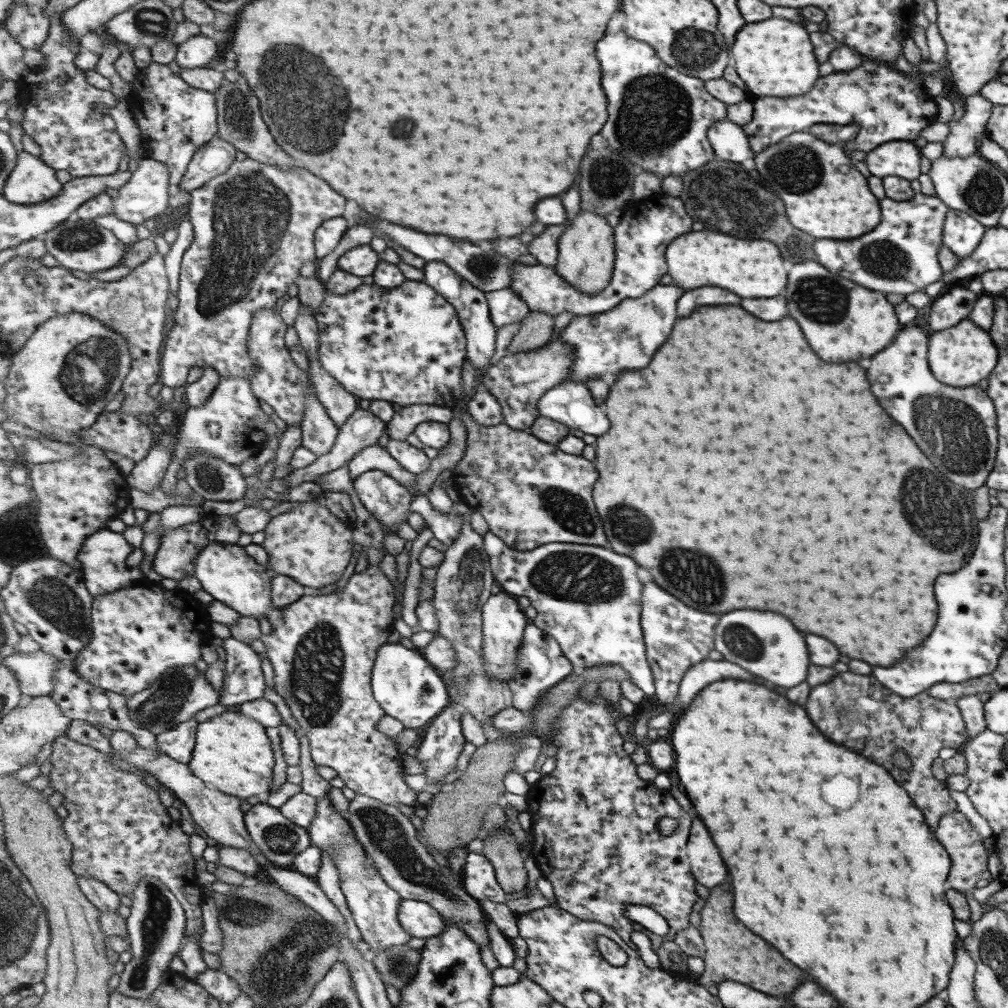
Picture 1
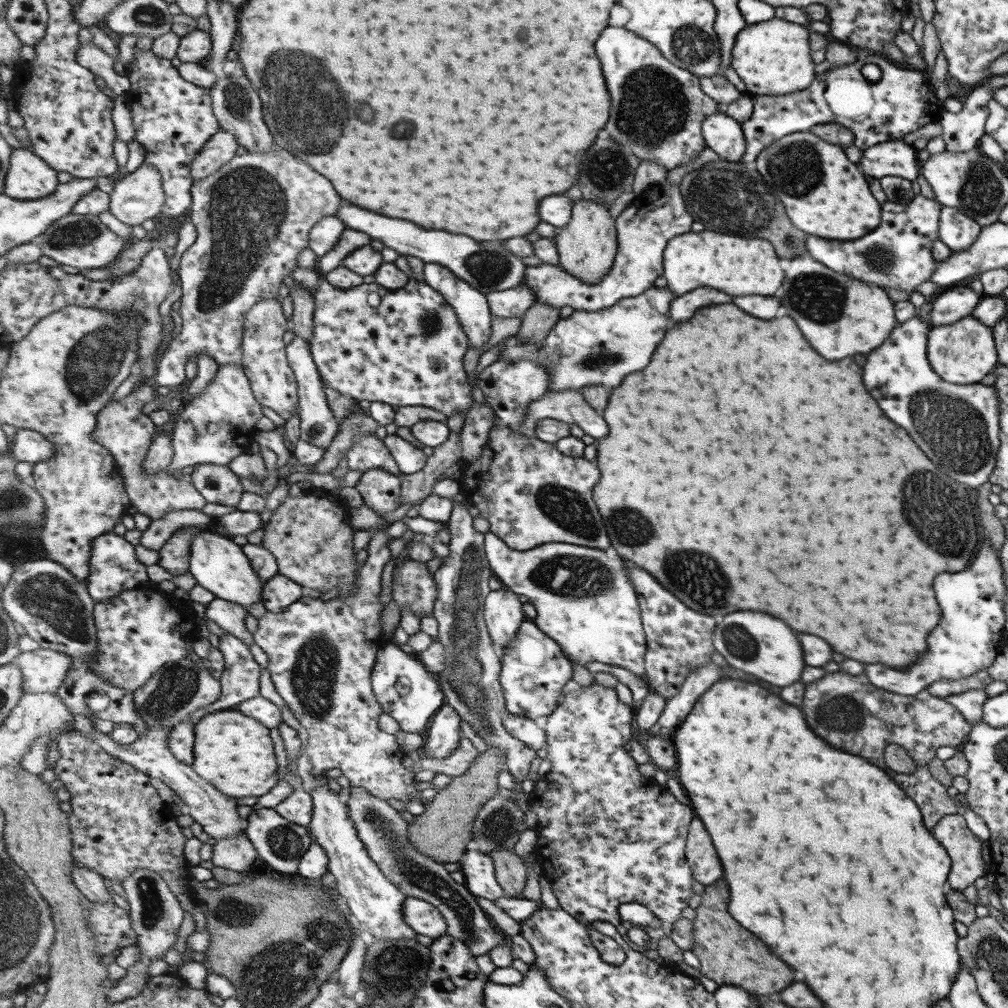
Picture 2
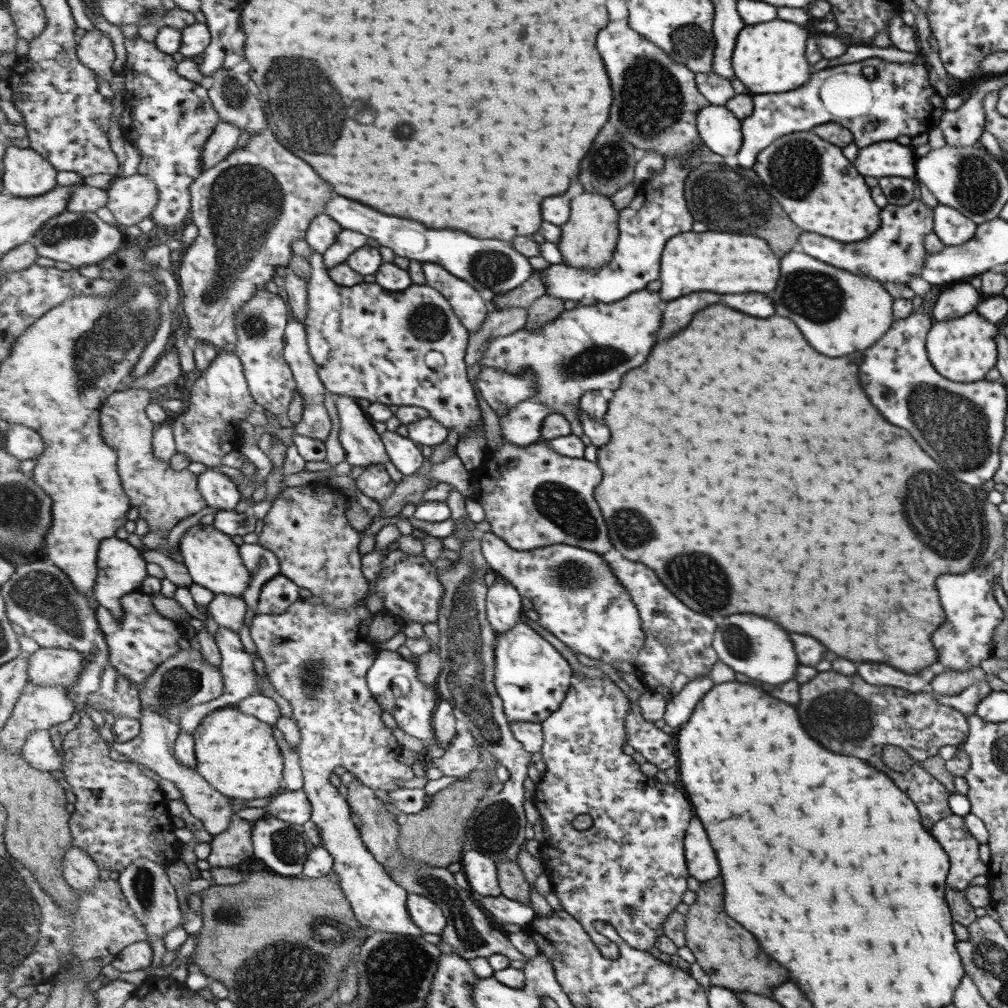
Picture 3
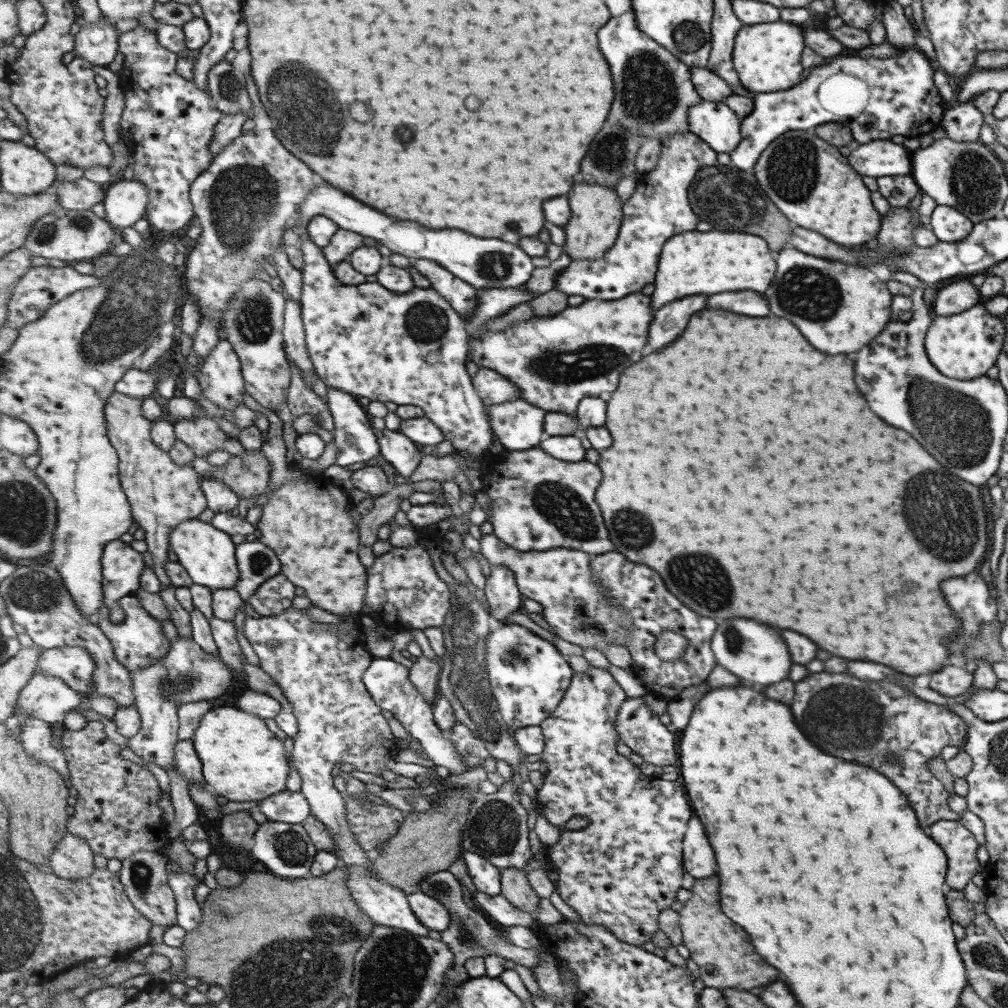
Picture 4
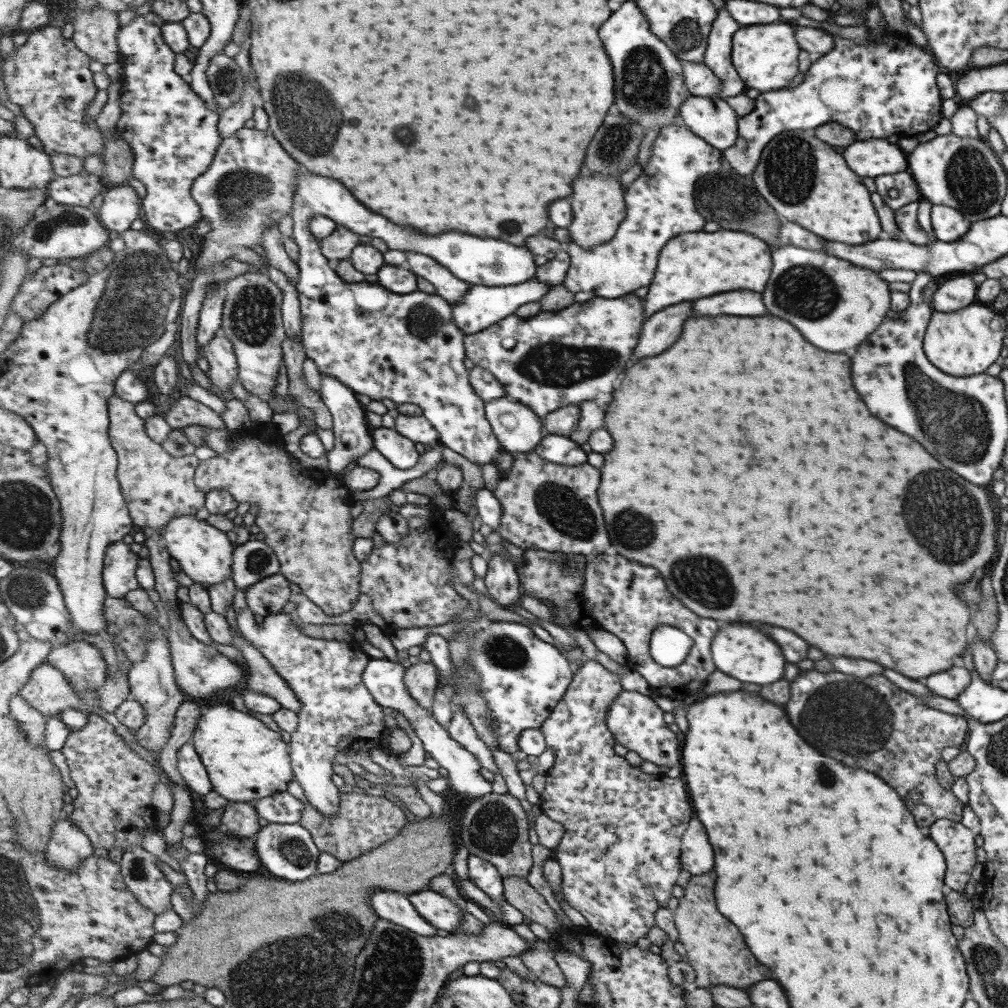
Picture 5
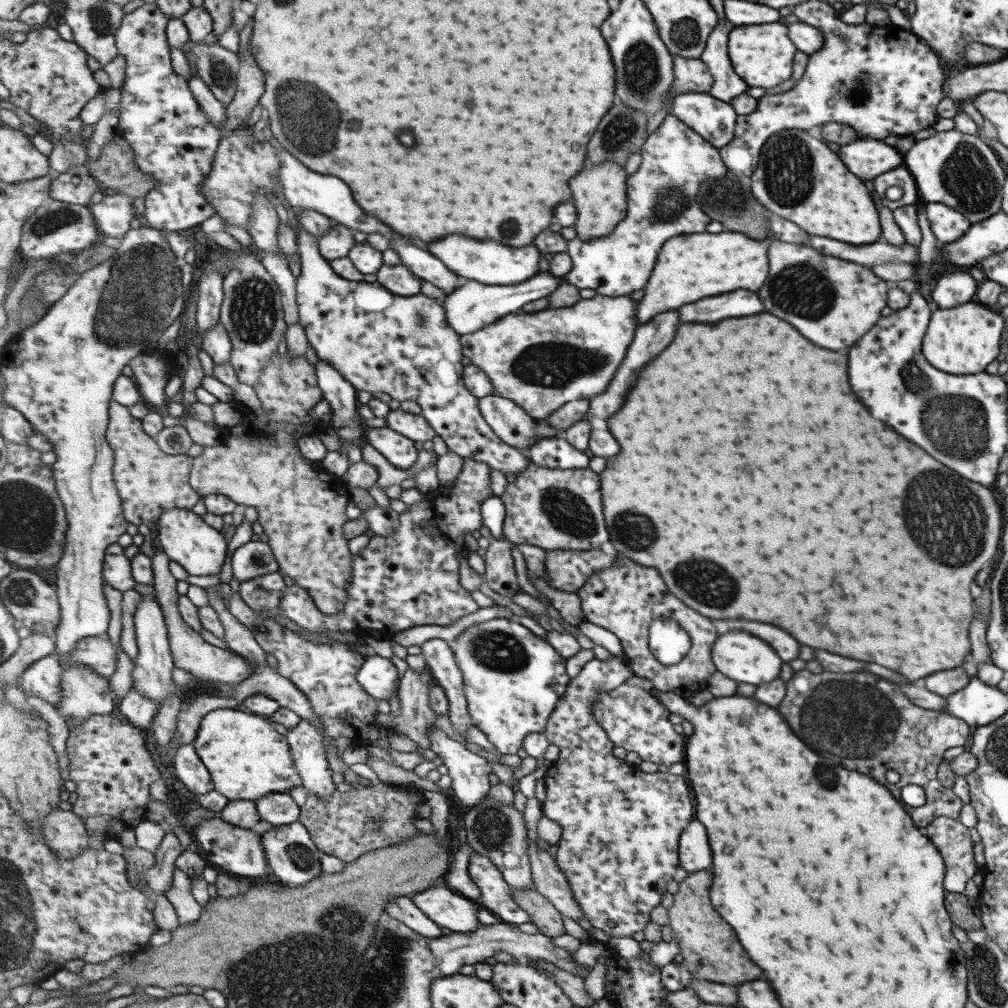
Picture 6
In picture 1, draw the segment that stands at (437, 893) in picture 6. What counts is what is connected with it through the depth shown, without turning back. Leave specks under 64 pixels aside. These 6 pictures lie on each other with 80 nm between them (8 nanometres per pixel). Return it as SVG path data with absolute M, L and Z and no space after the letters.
M401 900L399 919L405 931L415 938L430 939L447 930L445 917L422 900Z

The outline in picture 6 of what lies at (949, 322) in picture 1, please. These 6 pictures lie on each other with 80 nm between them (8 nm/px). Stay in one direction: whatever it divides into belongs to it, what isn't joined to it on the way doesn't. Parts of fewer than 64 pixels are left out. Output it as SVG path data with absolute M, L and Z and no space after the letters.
M967 269L961 270L963 272L937 276L937 281L930 294L937 308L953 308L974 300L977 281L969 275Z

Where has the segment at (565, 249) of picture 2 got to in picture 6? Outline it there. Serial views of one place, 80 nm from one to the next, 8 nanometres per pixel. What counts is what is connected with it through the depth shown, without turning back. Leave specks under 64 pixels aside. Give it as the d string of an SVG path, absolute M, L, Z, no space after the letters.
M613 162L593 166L573 178L573 198L578 214L573 227L577 238L589 243L593 239L609 237L617 229L617 225L628 217L628 178L623 165Z

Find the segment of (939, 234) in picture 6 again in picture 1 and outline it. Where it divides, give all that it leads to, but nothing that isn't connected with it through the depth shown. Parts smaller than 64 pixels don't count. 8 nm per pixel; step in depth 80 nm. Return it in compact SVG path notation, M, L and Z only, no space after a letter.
M948 209L941 226L942 244L958 258L967 258L983 237L985 227L969 214Z

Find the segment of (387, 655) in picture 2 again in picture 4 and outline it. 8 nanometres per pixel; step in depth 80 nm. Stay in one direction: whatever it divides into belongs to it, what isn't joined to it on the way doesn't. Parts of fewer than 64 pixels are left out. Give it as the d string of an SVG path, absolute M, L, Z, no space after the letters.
M390 657L375 658L372 666L365 672L364 682L368 692L380 708L390 711L394 718L399 720L403 727L417 740L425 757L430 758L437 766L447 767L451 773L463 774L463 772L467 772L470 766L466 764L461 753L455 748L454 742L449 740L437 725L433 704L425 699L416 686L413 686L409 676L410 669L405 664L395 662Z

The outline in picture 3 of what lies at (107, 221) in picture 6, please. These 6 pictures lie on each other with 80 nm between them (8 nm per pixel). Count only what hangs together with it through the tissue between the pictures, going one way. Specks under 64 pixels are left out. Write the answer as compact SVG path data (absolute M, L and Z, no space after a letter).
M136 173L115 179L107 191L107 207L125 228L151 218L159 205L159 190L153 178Z

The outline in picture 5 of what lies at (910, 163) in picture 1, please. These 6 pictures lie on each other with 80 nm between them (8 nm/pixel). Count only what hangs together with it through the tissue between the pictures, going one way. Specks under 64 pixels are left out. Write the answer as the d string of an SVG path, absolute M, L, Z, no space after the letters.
M885 140L853 142L843 150L843 158L849 170L853 170L857 176L867 178L903 172L907 168L905 154L895 144L889 144Z

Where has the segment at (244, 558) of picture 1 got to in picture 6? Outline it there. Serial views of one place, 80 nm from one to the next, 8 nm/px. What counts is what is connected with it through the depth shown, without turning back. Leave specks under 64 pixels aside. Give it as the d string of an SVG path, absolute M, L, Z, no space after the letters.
M172 508L160 516L158 540L162 549L190 575L204 578L221 574L227 560L228 544L219 529L211 526L201 515L185 508Z

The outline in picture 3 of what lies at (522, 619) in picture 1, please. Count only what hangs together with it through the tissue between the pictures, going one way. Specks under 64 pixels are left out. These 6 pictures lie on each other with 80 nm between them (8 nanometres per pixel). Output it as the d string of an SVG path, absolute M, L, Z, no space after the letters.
M497 576L495 583L489 587L486 613L497 634L507 632L521 622L525 612L523 604L521 604L521 598L522 594L517 590L517 587L513 586L508 579L503 579L503 577Z

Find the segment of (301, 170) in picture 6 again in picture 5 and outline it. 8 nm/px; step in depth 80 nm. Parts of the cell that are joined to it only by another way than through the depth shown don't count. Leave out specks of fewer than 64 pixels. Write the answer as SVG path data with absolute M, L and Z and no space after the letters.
M307 170L299 172L297 177L296 198L291 213L294 223L293 239L300 254L297 261L300 266L300 279L296 287L300 294L303 316L302 342L308 358L315 362L319 372L338 378L358 395L365 394L371 400L389 398L397 406L408 402L420 405L424 415L440 432L442 445L479 466L487 462L494 464L497 458L501 458L501 454L510 454L514 458L514 454L505 451L505 447L497 438L486 414L486 402L473 388L470 370L465 366L467 347L464 342L467 334L461 330L453 317L453 303L441 294L429 294L421 289L411 294L395 294L375 282L345 282L323 254L320 241L310 232L310 221L314 216L322 214L361 236L383 238L391 250L417 250L419 254L429 254L437 258L437 262L443 266L449 266L449 270L455 273L457 278L467 281L470 285L500 287L523 284L536 276L538 267L535 265L535 254L523 246L519 248L515 244L495 238L485 240L477 236L467 236L463 232L429 236L413 230L411 226L397 226L385 216L379 216L367 206L363 206L339 180L323 178Z

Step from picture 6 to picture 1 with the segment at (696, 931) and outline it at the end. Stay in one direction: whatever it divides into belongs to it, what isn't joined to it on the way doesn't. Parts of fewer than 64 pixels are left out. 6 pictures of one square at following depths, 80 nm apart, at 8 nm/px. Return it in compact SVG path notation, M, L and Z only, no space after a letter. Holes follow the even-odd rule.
M731 882L711 888L705 906L700 912L701 921L698 928L704 938L707 952L703 958L706 962L706 969L699 978L699 983L708 987L717 986L725 981L735 981L769 996L793 992L793 988L797 988L807 978L805 972L799 970L797 966L793 966L765 940L761 940L759 936L751 934L745 928L745 924L735 916L735 910L733 910L735 898L733 896L735 894L733 894ZM773 984L783 984L783 986L773 986Z

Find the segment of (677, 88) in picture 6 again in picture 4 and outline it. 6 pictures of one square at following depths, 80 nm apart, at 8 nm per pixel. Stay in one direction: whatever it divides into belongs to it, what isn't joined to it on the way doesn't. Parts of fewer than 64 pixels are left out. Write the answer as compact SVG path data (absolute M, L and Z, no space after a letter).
M691 67L692 81L701 98L709 102L726 102L733 96L733 87L716 71L708 68Z

